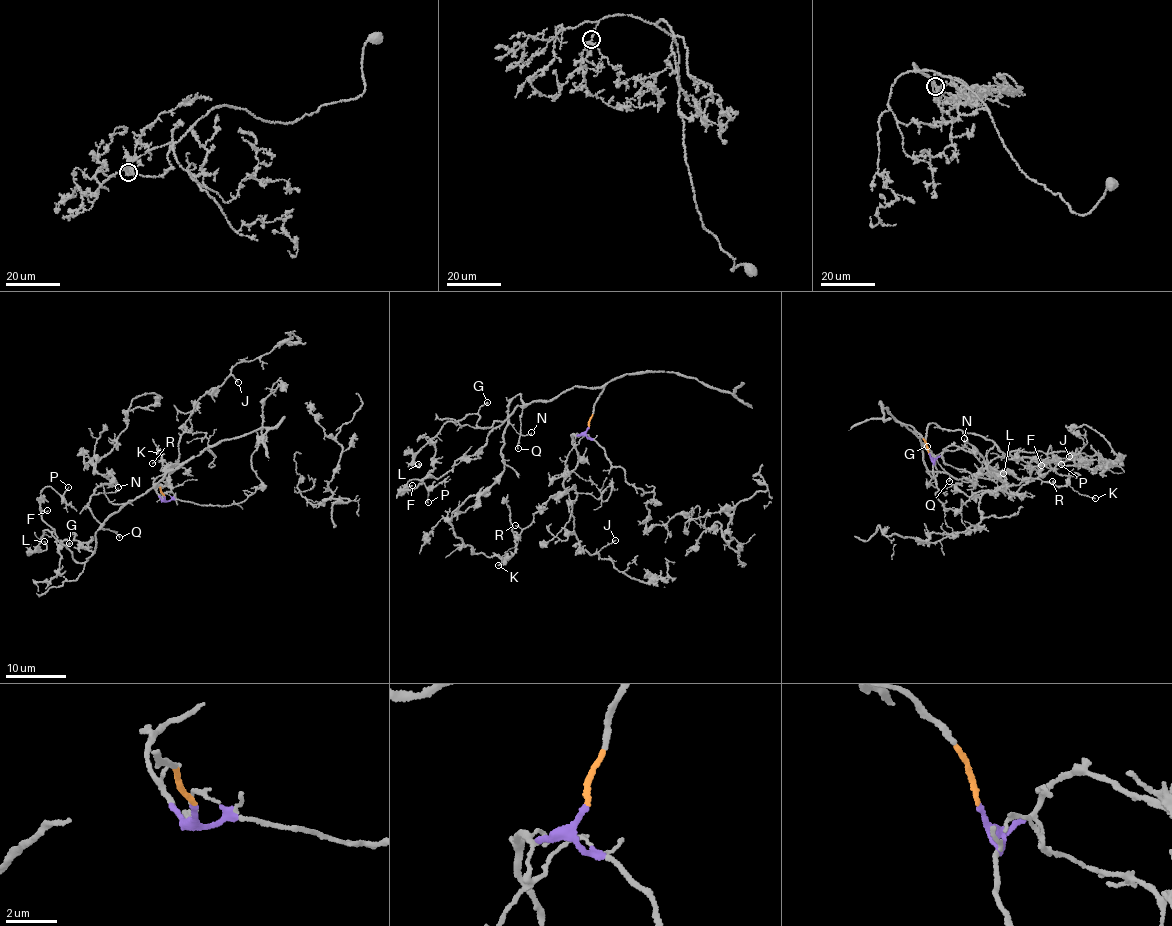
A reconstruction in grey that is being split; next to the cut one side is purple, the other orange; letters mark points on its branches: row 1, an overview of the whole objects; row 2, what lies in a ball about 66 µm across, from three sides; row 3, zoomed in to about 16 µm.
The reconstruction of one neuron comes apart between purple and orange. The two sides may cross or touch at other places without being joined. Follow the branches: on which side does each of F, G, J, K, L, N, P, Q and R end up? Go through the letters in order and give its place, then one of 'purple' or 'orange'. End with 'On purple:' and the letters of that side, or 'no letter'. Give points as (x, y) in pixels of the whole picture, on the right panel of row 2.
F: (1041, 465) | orange
G: (927, 446) | orange
J: (1069, 456) | purple
K: (1095, 498) | purple
L: (1003, 473) | orange
N: (964, 438) | orange
P: (1061, 464) | orange
Q: (949, 481) | orange
R: (1052, 481) | purple
On purple: J, K, R

